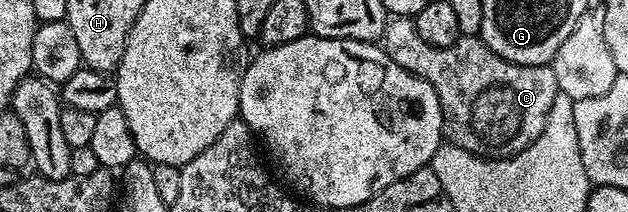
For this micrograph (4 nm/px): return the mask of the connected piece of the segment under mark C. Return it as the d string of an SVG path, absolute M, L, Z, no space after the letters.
M412 17L389 18L382 46L395 63L402 65L402 69L434 85L434 93L438 93L438 101L442 105L447 142L483 159L509 159L511 155L522 153L522 149L534 142L538 133L542 133L550 105L554 105L554 97L560 91L551 66L535 67L506 61L495 55L479 37L461 37L449 47L435 47L430 45L430 41L422 41L422 33L418 33L416 20Z

